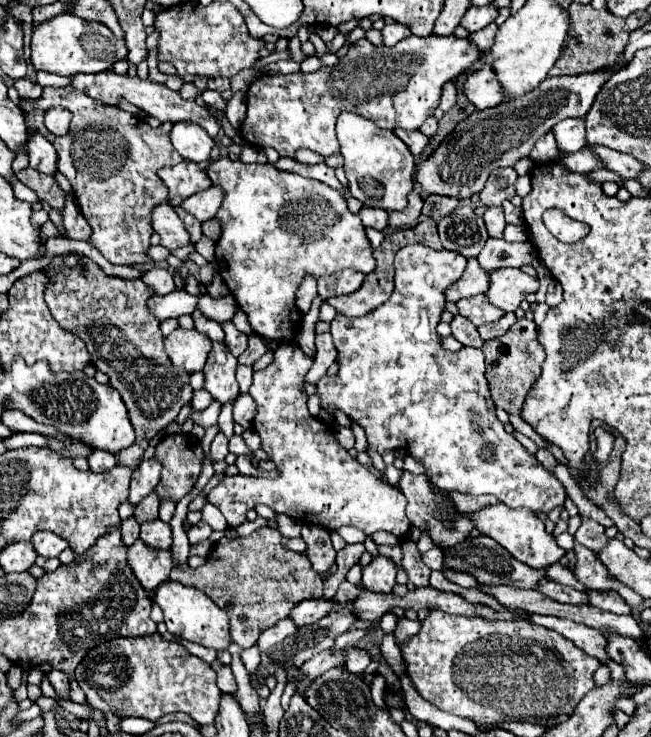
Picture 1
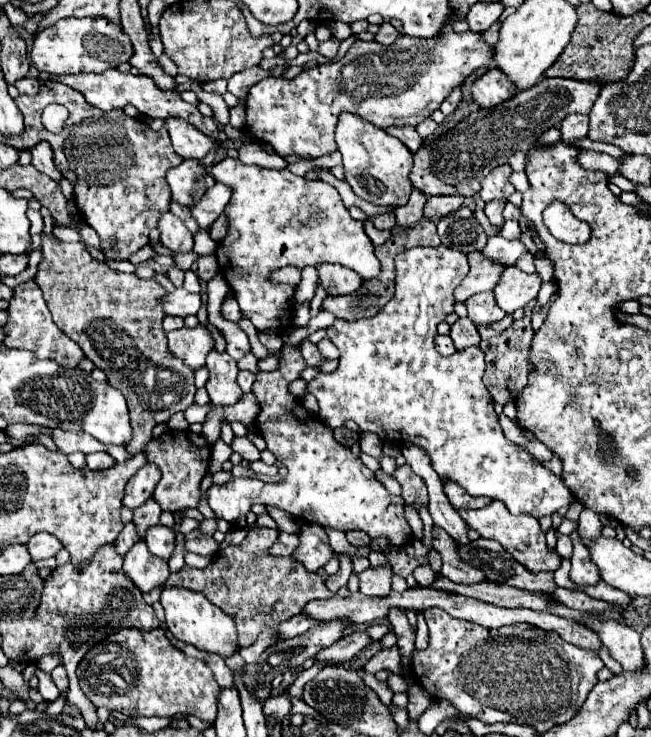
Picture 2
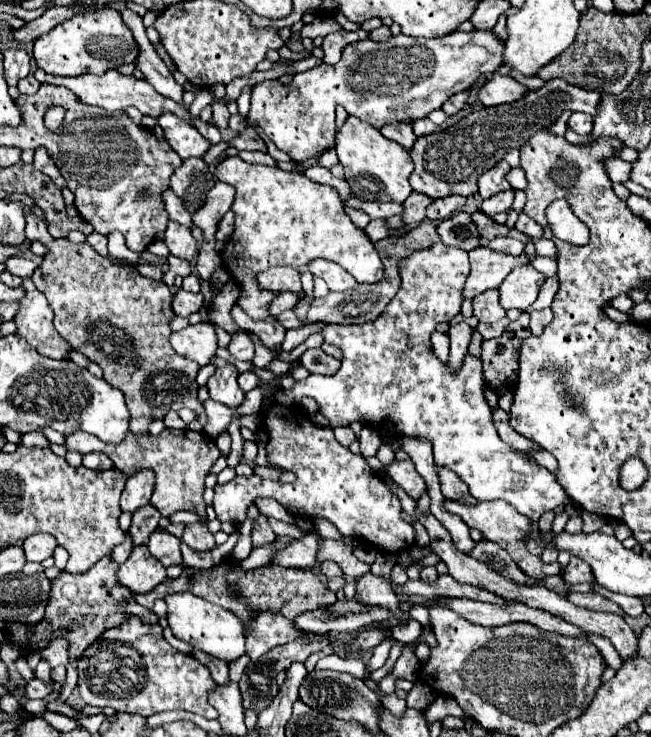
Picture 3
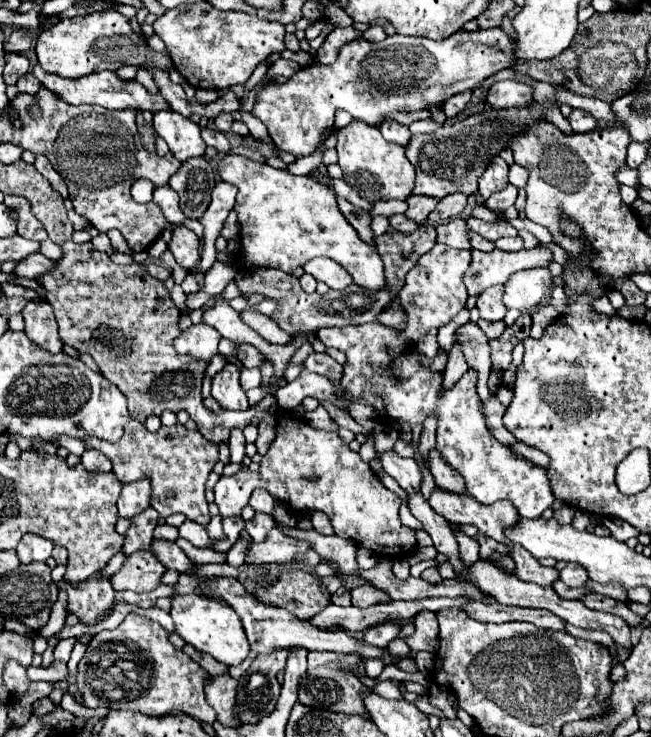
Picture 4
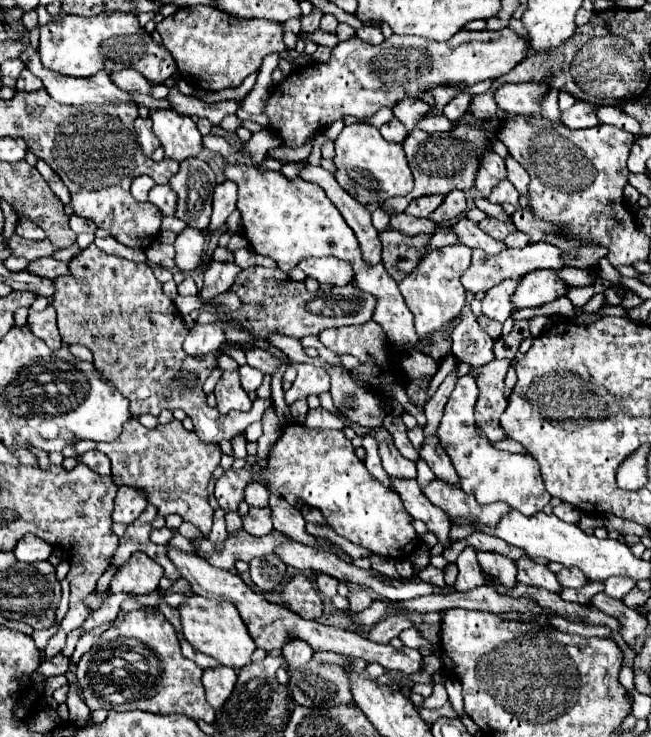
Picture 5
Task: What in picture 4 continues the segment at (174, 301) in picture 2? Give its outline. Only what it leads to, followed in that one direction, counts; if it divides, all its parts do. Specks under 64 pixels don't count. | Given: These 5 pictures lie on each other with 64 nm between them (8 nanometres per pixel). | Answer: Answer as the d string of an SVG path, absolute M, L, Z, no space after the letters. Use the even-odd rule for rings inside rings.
M202 290L196 292L196 294L186 294L186 308L180 310L180 314L190 314L192 310L202 308L206 304L206 300L208 300L208 296Z

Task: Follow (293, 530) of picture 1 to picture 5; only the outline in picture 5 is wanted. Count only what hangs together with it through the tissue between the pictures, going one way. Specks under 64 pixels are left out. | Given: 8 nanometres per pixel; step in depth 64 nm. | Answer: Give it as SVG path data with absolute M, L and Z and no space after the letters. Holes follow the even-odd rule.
M250 484L250 488L246 488L246 502L250 506L268 506L268 500L270 492L262 484Z

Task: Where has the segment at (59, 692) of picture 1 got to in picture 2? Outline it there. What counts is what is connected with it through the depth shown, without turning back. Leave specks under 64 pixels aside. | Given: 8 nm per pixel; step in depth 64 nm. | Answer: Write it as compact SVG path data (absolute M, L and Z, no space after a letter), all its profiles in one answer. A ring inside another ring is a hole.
M56 666L52 670L52 680L54 680L54 684L58 686L60 692L66 692L68 690L68 676L66 676L66 672L64 672L62 666Z

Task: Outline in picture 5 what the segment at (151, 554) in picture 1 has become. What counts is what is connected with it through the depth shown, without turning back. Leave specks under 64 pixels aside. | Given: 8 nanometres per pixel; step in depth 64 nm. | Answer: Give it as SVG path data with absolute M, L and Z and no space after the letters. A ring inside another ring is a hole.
M134 552L130 560L118 568L110 582L110 592L132 592L132 594L148 594L158 590L158 582L164 576L162 566L150 560L144 552Z

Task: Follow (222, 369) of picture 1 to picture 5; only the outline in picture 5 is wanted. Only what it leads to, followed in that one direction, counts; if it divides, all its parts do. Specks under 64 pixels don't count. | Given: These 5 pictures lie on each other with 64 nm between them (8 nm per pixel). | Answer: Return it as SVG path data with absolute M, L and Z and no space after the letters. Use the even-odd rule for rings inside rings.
M230 370L224 372L222 378L218 380L216 388L214 388L214 396L218 402L218 410L222 414L230 412L230 410L250 410L252 408L252 400L248 398L248 394L244 392L244 388L240 386L240 374L238 370Z

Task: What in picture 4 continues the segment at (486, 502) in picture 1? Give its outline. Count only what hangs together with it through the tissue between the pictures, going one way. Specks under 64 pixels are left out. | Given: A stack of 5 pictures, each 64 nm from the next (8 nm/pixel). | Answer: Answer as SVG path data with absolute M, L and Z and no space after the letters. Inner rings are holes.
M432 448L432 452L430 452L430 472L436 480L436 488L442 488L444 492L466 494L466 486L464 486L462 476L440 458L436 448Z

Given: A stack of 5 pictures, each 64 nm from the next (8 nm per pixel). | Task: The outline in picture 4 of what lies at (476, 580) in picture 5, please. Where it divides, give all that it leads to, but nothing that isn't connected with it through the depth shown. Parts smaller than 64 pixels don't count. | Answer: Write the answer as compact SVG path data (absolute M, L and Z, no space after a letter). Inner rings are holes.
M450 524L450 528L452 528L452 532L456 534L456 542L458 542L458 548L460 548L460 556L462 556L462 562L464 564L474 564L480 556L478 556L478 550L480 550L480 544L476 542L476 540L472 540L470 536L466 536L462 530L460 530L460 526L456 526L456 524Z

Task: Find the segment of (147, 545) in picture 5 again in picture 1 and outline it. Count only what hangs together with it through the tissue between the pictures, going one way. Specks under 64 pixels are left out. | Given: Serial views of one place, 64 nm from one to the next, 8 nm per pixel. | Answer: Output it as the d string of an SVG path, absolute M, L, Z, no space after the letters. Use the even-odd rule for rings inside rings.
M154 492L150 496L146 496L134 510L134 518L138 520L138 524L142 524L146 520L156 520L158 518L158 506L160 506L160 500L158 500L158 496L154 496Z

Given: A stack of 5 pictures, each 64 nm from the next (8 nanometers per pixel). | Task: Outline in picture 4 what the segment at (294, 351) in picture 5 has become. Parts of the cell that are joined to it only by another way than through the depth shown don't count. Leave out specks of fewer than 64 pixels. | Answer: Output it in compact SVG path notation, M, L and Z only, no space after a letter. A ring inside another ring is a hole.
M242 310L240 318L244 324L248 324L252 330L256 330L270 344L288 344L290 342L290 334L286 334L270 316L264 316L254 310Z

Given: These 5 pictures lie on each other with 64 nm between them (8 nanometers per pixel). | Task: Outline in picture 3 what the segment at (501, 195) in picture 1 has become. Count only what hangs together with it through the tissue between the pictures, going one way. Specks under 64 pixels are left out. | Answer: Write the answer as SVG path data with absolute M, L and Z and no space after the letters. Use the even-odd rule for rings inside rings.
M500 162L496 164L494 168L490 168L480 180L478 180L478 186L480 186L480 196L486 200L490 196L496 196L498 192L506 192L510 190L510 184L506 180L506 174L510 170L510 164L508 162Z

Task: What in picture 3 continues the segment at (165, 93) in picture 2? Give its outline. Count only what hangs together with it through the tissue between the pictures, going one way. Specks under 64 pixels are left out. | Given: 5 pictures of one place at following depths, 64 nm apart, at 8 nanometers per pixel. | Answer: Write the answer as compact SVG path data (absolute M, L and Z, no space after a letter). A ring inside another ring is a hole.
M40 68L36 70L36 74L34 74L34 76L36 76L36 80L38 80L38 82L66 86L66 88L68 88L68 90L72 90L72 92L74 92L74 94L76 94L76 96L78 96L84 104L100 106L100 108L104 108L106 112L120 112L120 110L124 110L126 106L134 106L134 108L138 108L142 114L152 116L152 118L158 118L158 116L162 116L162 114L166 114L166 112L172 112L172 114L180 116L182 120L186 120L186 122L194 124L194 126L198 128L198 132L200 132L206 140L210 140L212 144L218 144L218 142L222 140L220 130L218 130L214 124L204 122L204 120L200 120L200 118L192 118L192 114L188 112L188 108L186 108L186 106L182 106L182 104L174 102L172 98L166 98L166 96L158 94L158 92L154 90L154 86L152 86L148 80L144 80L144 78L124 76L124 74L120 74L118 70L108 70L108 72L104 72L102 76L94 76L94 74L86 74L86 76L50 76L50 74L42 72Z

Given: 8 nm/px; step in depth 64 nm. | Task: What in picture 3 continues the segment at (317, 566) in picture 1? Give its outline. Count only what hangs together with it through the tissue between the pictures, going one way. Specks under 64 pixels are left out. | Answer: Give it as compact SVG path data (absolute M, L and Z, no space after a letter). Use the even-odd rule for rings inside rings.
M314 528L314 530L306 532L304 538L290 544L284 552L276 554L274 562L284 564L284 566L292 566L292 568L314 568L318 564L318 548L320 548L322 540L324 538Z

